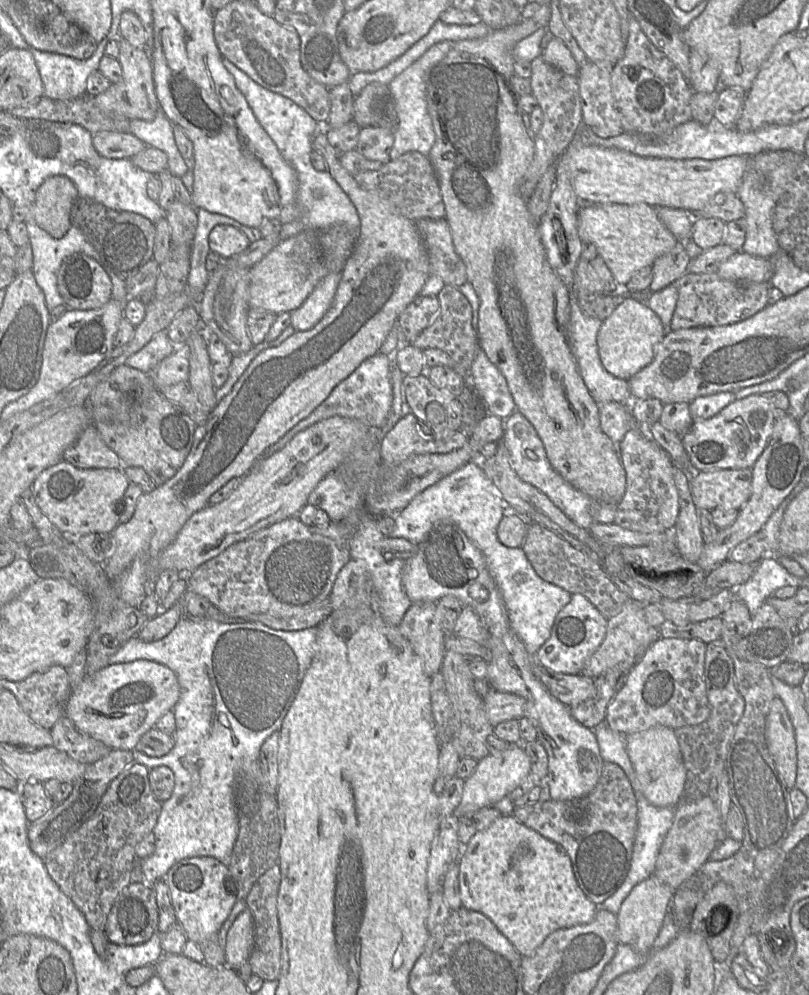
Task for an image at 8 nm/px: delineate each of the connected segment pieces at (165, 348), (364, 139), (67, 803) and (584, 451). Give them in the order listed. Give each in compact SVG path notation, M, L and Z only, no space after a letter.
M166 329L156 333L140 351L126 360L125 365L149 374L174 351Z
M372 126L360 128L356 150L365 158L385 164L390 159L394 130Z
M110 750L99 760L87 764L83 775L73 783L69 797L42 818L29 823L28 841L31 850L41 859L64 844L96 811L110 783L134 762L132 751Z
M550 3L542 4L534 16L519 23L501 29L491 29L482 38L455 41L446 56L434 65L428 72L426 83L427 110L431 117L435 133L434 144L427 155L437 176L441 197L445 205L445 219L448 222L455 251L466 267L467 282L475 289L479 298L477 338L489 360L501 371L506 378L508 388L514 399L517 411L523 414L533 425L546 450L547 458L552 467L573 487L587 494L593 501L604 503L618 503L625 492L626 474L617 450L617 445L602 431L599 419L598 404L591 397L588 388L580 375L577 361L571 350L567 327L570 319L569 289L555 273L546 257L541 241L539 220L536 220L527 208L527 200L520 193L520 185L530 164L534 161L534 141L524 126L522 111L518 107L519 94L511 85L515 59L512 49L518 41L531 35L540 28L547 27L551 19Z

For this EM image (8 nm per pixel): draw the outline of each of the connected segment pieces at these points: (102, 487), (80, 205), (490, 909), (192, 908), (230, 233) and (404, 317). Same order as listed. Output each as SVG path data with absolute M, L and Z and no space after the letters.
M62 460L41 472L31 488L41 512L62 533L85 535L111 533L118 526L129 484L121 469L81 469Z
M77 197L71 208L70 221L98 252L107 274L112 272L126 281L153 258L155 223L138 213L113 210L91 198Z
M513 815L501 816L496 819L489 827L477 832L466 846L463 846L459 859L459 890L461 906L472 911L480 912L489 918L497 929L511 942L521 956L531 956L545 939L554 931L591 922L595 917L598 906L589 900L580 889L572 868L569 855L564 848L543 837L535 830L527 827Z
M212 857L186 858L173 865L165 878L177 923L189 941L195 942L207 966L227 967L225 951L218 943L218 932L227 920L237 899L237 890L228 867Z
M217 225L209 234L210 251L218 254L223 260L228 260L251 244L247 236L231 225Z
M418 295L400 314L396 326L402 333L402 341L410 345L418 335L429 327L439 314L437 296Z

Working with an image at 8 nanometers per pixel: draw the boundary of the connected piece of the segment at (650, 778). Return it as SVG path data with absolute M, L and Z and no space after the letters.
M654 726L647 730L626 736L626 748L640 784L640 791L646 799L658 807L675 808L686 779L686 770L674 729Z

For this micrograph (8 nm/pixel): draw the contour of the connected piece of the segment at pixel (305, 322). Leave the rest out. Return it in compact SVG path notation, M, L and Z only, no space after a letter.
M329 272L316 286L303 304L291 313L291 325L296 331L307 331L313 328L329 310L341 272Z

